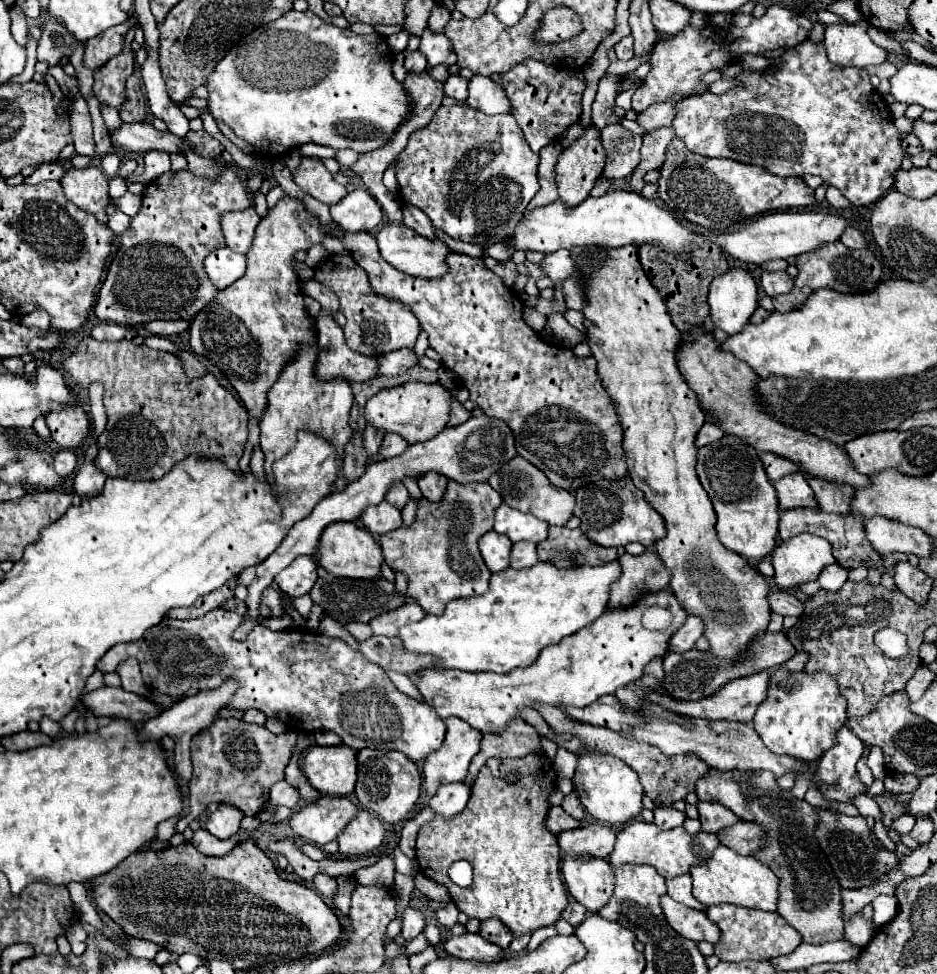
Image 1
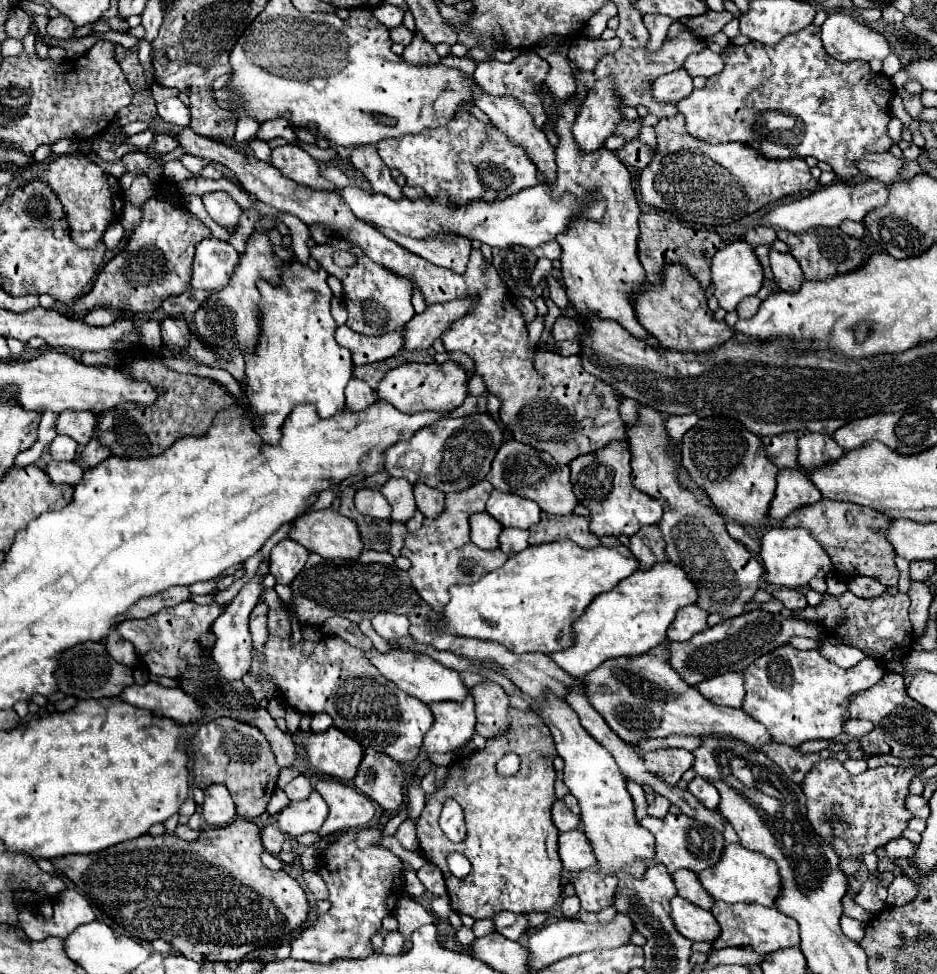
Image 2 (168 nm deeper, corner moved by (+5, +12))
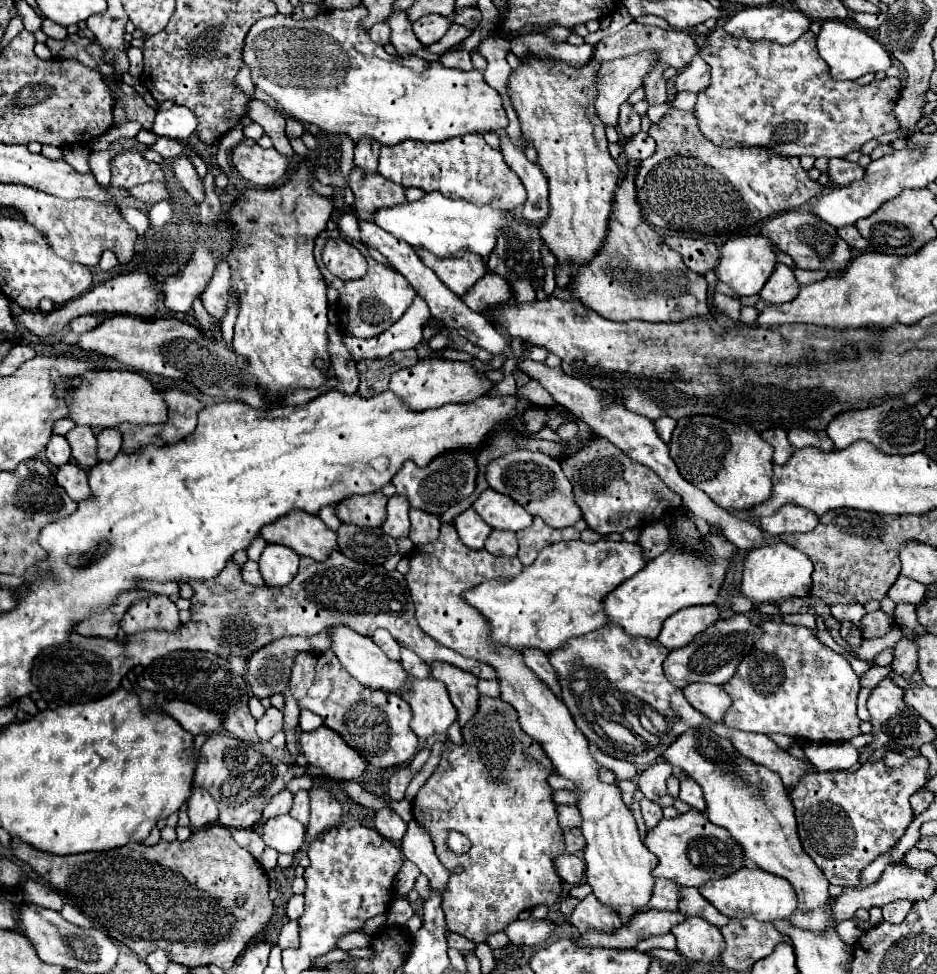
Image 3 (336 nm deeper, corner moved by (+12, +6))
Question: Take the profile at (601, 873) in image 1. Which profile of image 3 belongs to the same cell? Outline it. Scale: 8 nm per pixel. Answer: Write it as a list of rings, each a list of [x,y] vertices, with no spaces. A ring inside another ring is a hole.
[[[594,894],[580,900],[580,904],[574,908],[574,912],[570,916],[570,922],[572,922],[572,926],[578,928],[580,934],[586,934],[590,930],[598,930],[598,932],[610,930],[612,932],[622,926],[618,914],[614,910],[610,910],[608,906],[600,904]]]

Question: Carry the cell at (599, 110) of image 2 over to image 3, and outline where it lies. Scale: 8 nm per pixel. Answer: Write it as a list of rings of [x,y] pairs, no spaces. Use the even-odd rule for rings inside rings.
[[[656,52],[632,54],[628,58],[618,58],[604,62],[598,70],[596,86],[596,110],[604,126],[618,126],[618,108],[628,100],[628,96],[642,86],[642,80],[654,70]]]

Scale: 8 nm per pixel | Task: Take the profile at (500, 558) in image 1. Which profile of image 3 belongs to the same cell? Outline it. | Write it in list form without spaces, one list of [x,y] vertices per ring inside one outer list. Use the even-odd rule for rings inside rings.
[[[468,508],[468,510],[464,510],[460,516],[456,516],[456,518],[454,518],[454,526],[456,526],[456,530],[458,530],[460,540],[462,540],[466,546],[474,548],[474,550],[484,548],[484,542],[486,542],[488,534],[492,532],[492,528],[490,528],[490,526],[476,514],[476,510],[472,510],[472,508]]]

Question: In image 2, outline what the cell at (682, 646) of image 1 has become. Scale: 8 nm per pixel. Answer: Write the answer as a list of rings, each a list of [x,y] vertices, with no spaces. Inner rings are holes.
[[[691,604],[691,606],[685,606],[677,612],[675,620],[671,622],[671,626],[667,630],[667,638],[677,640],[677,642],[685,642],[705,628],[707,628],[707,612],[699,610],[697,604]]]

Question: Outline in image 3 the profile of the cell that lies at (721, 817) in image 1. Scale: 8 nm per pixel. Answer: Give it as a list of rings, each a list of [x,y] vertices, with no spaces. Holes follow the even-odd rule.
[[[682,772],[678,780],[680,780],[680,800],[686,802],[688,806],[692,806],[694,810],[704,812],[706,810],[706,802],[704,802],[704,794],[702,794],[700,786],[686,772]]]

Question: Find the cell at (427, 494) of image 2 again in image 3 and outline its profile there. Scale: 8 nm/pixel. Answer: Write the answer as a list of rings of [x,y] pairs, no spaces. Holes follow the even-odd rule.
[[[410,510],[410,540],[416,546],[424,546],[430,544],[438,538],[440,532],[440,518],[434,514],[424,514],[420,510]]]

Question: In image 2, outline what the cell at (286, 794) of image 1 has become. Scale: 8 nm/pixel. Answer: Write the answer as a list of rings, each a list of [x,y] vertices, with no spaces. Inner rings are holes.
[[[297,776],[297,778],[293,778],[285,788],[285,794],[289,796],[289,800],[305,800],[309,794],[311,794],[311,782],[305,778],[305,776]]]

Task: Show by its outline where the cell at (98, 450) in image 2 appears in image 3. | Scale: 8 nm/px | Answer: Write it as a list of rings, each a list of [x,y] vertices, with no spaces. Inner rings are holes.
[[[116,428],[102,430],[98,434],[98,458],[112,460],[122,448],[122,434]]]

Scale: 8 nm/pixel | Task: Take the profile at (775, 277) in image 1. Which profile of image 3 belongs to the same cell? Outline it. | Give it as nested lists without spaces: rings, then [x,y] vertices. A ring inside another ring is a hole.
[[[778,264],[772,276],[768,278],[768,282],[764,284],[764,288],[760,290],[760,298],[770,304],[784,304],[794,300],[798,292],[800,292],[800,284],[794,272],[788,266]]]

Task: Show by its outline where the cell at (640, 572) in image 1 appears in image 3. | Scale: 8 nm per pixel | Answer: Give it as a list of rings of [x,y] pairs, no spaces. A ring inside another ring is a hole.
[[[650,522],[648,526],[644,526],[638,544],[644,548],[644,556],[648,560],[660,556],[670,544],[670,532],[668,532],[666,524],[664,522]]]

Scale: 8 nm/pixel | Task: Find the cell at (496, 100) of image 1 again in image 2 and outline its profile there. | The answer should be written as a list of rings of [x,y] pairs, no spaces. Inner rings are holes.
[[[481,92],[479,98],[475,98],[473,102],[475,102],[475,106],[477,106],[479,110],[483,110],[483,112],[489,116],[489,120],[491,120],[495,126],[499,126],[499,130],[501,130],[503,134],[507,134],[515,144],[525,146],[527,154],[531,154],[533,164],[539,168],[541,174],[545,174],[547,184],[551,184],[551,182],[555,180],[555,172],[557,172],[557,168],[555,168],[555,156],[553,156],[553,154],[555,154],[555,152],[553,152],[553,146],[549,144],[549,140],[547,140],[547,136],[543,134],[543,130],[535,128],[535,124],[533,124],[533,120],[531,120],[529,112],[519,104],[519,100],[515,100],[513,96],[499,96],[499,98],[497,98],[497,96],[491,96],[491,94]]]

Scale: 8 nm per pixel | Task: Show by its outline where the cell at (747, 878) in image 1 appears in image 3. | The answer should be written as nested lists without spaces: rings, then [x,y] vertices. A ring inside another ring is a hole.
[[[742,868],[736,874],[722,878],[722,880],[712,880],[708,884],[704,884],[700,888],[700,894],[722,914],[726,914],[728,918],[756,918],[762,922],[774,922],[774,920],[782,920],[788,918],[790,914],[794,914],[796,910],[796,892],[792,890],[790,882],[768,874],[760,868]]]

